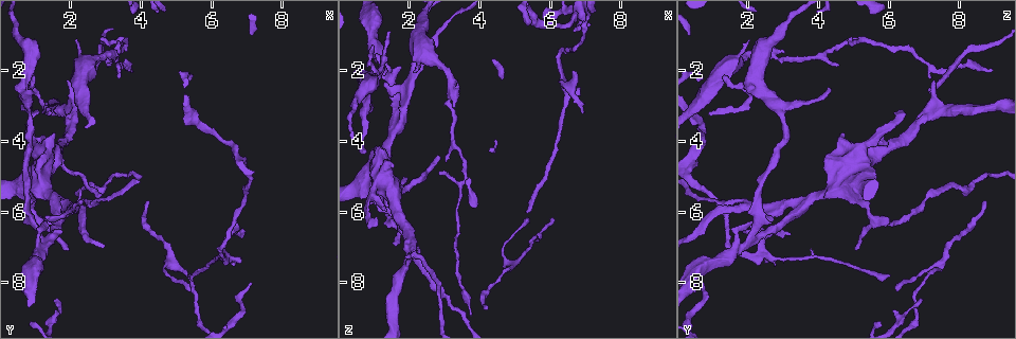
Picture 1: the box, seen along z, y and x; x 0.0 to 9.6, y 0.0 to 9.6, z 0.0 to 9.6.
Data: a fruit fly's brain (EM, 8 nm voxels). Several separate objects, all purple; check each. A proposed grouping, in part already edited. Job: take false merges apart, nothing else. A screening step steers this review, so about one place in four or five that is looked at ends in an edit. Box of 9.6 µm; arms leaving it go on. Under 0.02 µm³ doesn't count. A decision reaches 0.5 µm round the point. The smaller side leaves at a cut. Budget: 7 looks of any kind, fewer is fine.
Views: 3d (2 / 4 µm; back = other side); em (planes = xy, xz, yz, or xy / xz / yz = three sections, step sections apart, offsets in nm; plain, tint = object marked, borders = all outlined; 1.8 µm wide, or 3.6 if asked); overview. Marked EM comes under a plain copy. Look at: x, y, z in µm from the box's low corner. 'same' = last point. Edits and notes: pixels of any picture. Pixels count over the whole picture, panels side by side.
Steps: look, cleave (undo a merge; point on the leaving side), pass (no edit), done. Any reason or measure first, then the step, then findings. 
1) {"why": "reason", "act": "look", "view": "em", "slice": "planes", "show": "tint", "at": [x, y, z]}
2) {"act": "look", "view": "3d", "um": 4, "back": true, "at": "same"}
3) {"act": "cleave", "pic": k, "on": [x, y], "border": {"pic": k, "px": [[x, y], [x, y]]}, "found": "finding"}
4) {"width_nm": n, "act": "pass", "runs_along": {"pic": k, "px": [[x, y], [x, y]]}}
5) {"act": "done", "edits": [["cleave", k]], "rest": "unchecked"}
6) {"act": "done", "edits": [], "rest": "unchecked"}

{"why": "a fork", "act": "look", "view": "em", "slice": "yz", "step": 4, "show": "tint", "at": [1.35, 6.70, 2.15]}

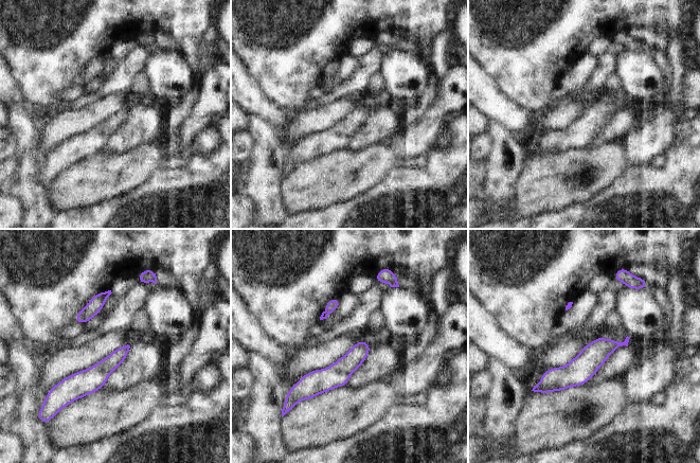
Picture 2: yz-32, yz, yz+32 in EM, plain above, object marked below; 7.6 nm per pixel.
{"why": "cut it another way", "act": "look", "view": "em", "slice": "planes", "show": "borders", "at": "same"}

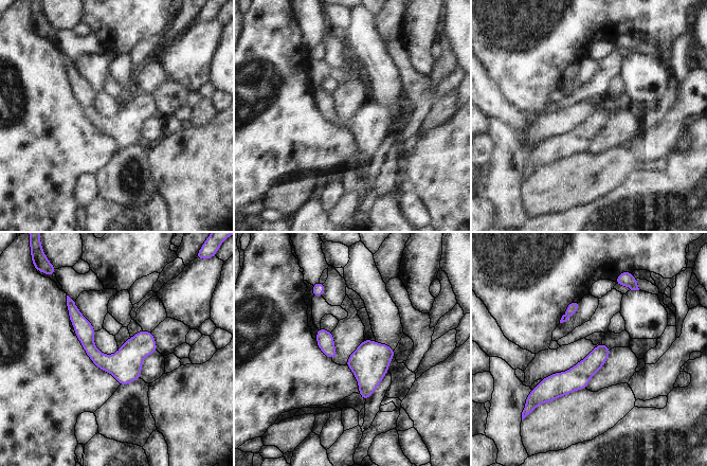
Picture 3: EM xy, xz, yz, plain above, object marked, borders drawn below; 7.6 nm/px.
{"width_nm": 160, "act": "pass", "runs_along": {"pic": 3, "px": [[72, 305], [89, 347], [138, 376]]}, "found": "all the same neuron"}

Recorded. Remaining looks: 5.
{"why": "a fork", "act": "look", "view": "em", "slice": "planes", "show": "tint", "at": [6.30, 7.20, 2.20]}

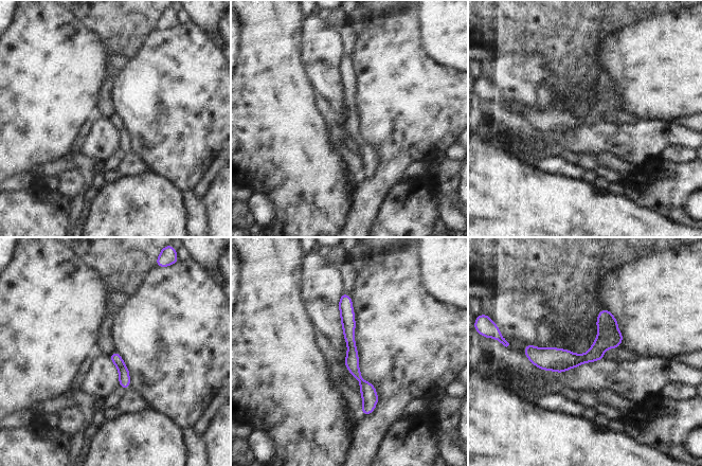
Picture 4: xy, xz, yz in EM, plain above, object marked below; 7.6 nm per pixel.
{"width_nm": 90, "act": "pass", "runs_along": {"pic": 4, "px": [[344, 296], [367, 412]]}, "found": "continuous, no second neuron"}

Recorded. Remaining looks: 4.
{"why": "calibre changes", "act": "look", "view": "em", "um": 3.6, "slice": "planes", "show": "tint", "at": [1.00, 5.25, 4.80]}

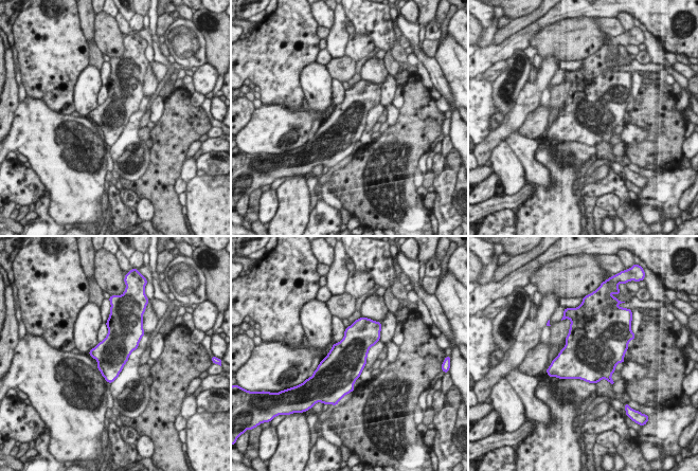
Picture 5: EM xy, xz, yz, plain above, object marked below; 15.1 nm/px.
{"act": "pass", "found": "one neuron here"}

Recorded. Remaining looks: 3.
{"act": "done", "edits": [], "rest": "unchecked"}

